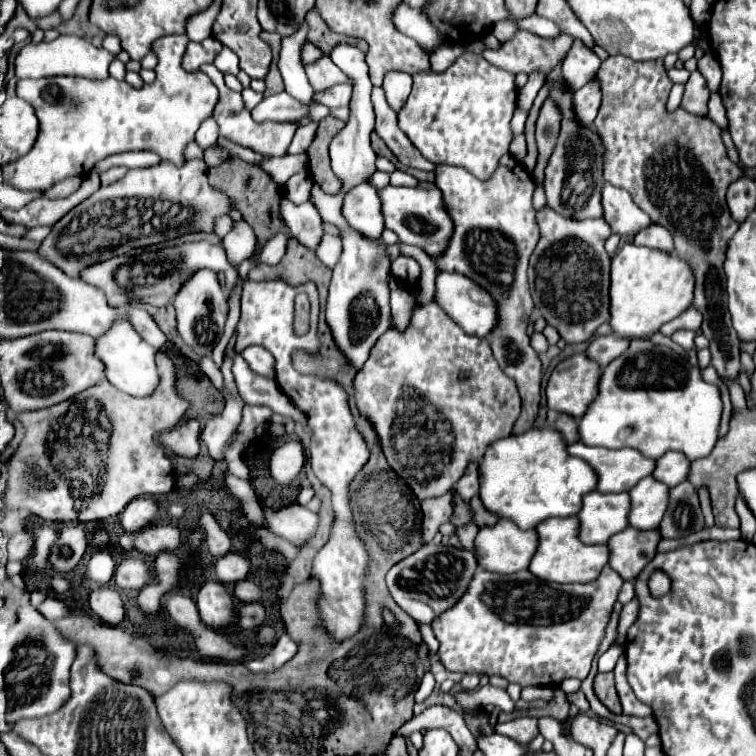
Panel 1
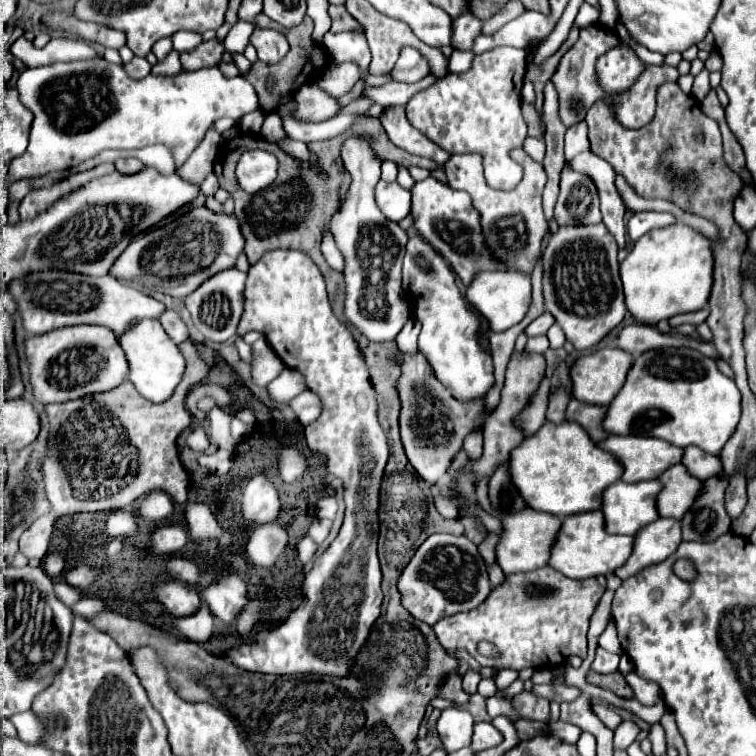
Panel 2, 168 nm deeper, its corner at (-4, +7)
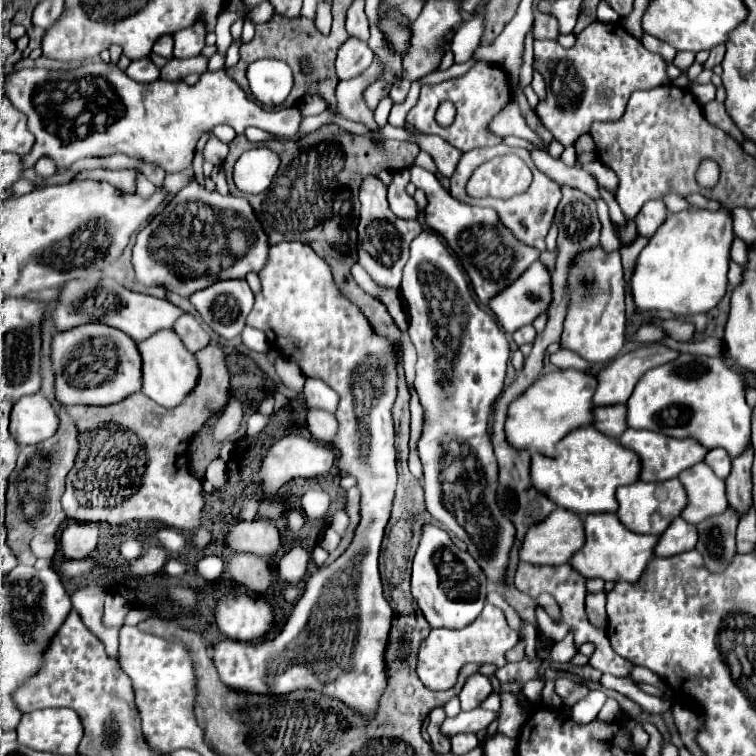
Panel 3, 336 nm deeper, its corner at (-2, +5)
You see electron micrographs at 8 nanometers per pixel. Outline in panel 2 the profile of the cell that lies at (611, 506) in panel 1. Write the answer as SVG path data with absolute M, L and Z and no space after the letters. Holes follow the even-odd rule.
M617 481L603 491L601 511L605 529L611 535L635 535L639 527L659 519L655 497L661 489L659 481L623 483Z

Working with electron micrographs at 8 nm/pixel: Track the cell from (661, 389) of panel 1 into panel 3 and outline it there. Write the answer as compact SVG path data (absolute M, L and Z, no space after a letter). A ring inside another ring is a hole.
M679 355L673 363L655 367L647 371L641 381L637 383L631 399L627 401L627 423L633 429L651 429L651 431L661 431L665 435L685 439L693 437L701 445L713 449L713 447L723 447L731 457L741 455L747 445L751 445L751 407L745 403L745 379L729 369L725 365L723 357L711 359L703 355Z

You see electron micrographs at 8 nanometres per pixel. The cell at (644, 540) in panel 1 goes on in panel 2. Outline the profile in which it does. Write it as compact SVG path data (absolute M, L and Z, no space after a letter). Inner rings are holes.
M657 519L651 525L643 525L635 533L633 553L623 567L615 571L621 579L633 577L639 569L667 559L681 543L681 523L677 519Z

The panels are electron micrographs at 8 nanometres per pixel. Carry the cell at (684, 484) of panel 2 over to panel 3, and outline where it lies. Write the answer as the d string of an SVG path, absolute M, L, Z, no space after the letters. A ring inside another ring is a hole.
M697 463L695 467L679 475L681 483L687 489L689 505L683 509L683 515L689 523L697 525L709 515L721 515L729 507L725 493L725 479L719 479L707 463Z

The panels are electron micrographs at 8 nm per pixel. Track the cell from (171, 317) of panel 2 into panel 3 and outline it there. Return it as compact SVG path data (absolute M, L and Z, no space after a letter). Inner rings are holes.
M183 315L177 323L175 323L175 333L181 337L181 341L185 343L185 347L191 353L201 351L203 347L209 345L211 337L209 333L195 321L193 315Z

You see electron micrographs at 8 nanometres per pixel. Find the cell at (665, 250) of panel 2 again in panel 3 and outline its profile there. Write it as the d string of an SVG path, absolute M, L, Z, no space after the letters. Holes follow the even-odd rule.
M721 207L717 213L695 209L667 215L665 223L657 229L637 259L635 275L631 279L635 305L647 313L673 311L695 315L711 311L727 293L729 251L733 239L731 209Z

